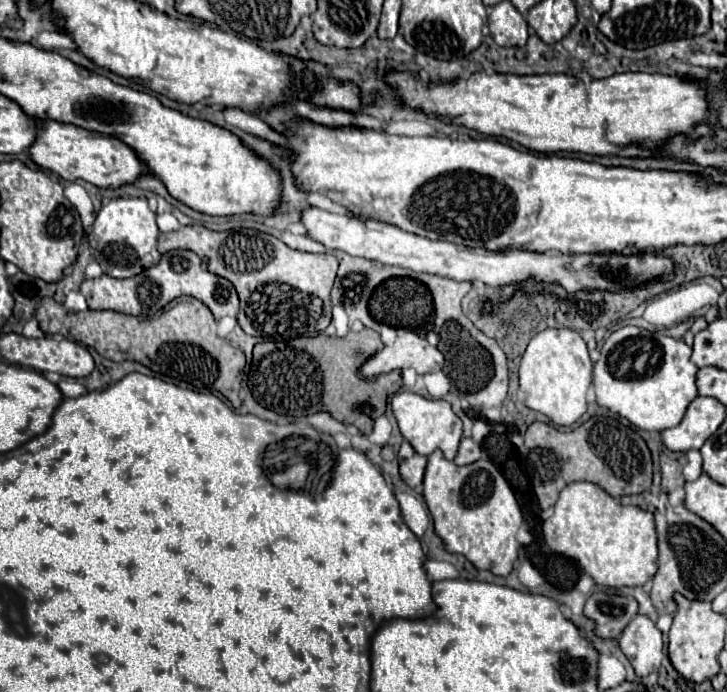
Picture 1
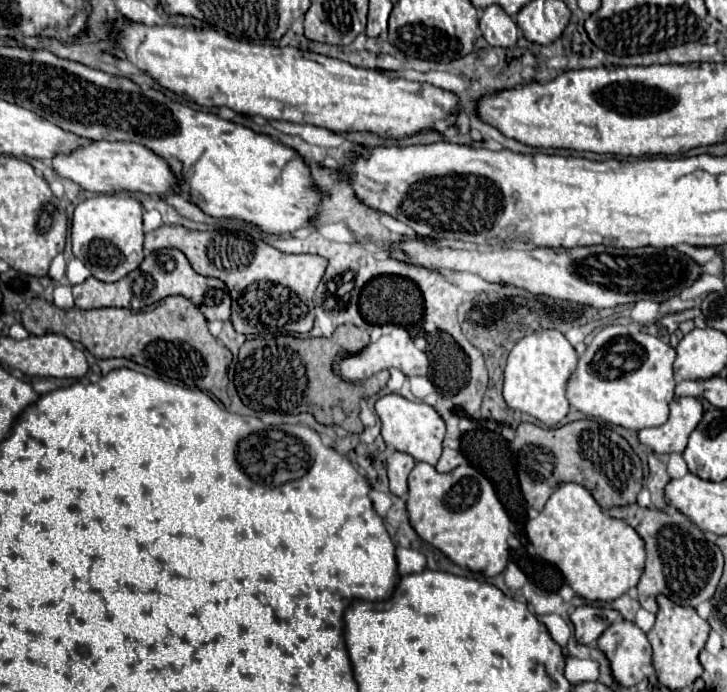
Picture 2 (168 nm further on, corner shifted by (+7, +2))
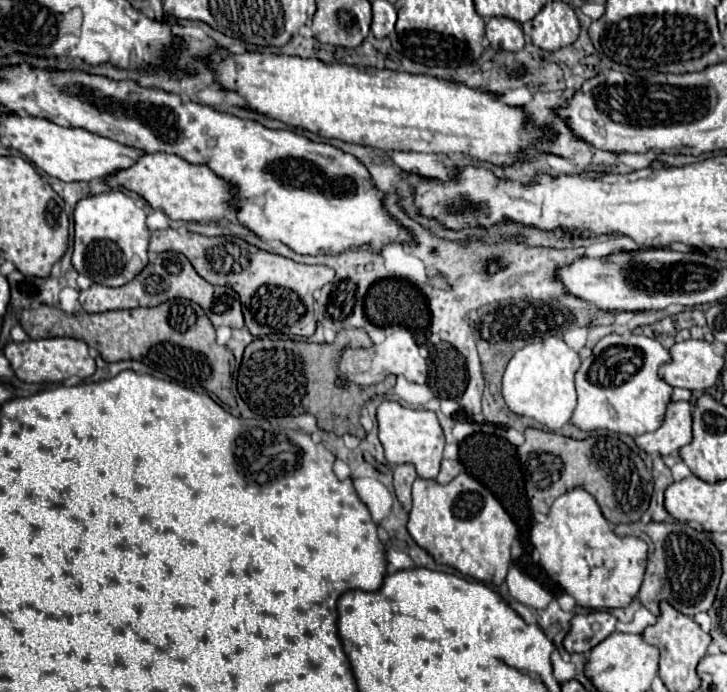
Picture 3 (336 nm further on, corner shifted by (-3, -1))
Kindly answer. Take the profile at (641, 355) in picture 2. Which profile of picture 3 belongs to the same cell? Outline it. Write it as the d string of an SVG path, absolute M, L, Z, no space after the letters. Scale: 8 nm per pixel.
M636 334L604 336L576 372L578 404L570 422L584 432L606 430L633 437L654 432L662 424L666 404L670 404L672 388L658 380L658 368L666 360L670 360L668 350L654 338Z

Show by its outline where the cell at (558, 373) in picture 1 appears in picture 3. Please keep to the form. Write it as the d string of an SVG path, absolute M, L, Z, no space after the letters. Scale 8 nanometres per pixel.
M552 336L538 344L528 344L514 352L502 378L502 398L506 406L520 416L544 424L548 430L560 430L576 408L574 374L580 368L578 352L574 352L562 338Z

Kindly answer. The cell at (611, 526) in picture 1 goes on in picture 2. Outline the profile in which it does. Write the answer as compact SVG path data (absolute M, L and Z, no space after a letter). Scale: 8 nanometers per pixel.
M562 483L548 499L546 507L540 511L540 515L526 523L526 535L528 539L527 552L548 563L554 563L570 583L570 587L576 591L576 595L590 599L590 601L614 601L616 597L624 595L630 587L638 585L642 571L644 571L644 539L622 519L614 519L608 513L600 509L596 499L590 495L590 491L578 483Z

